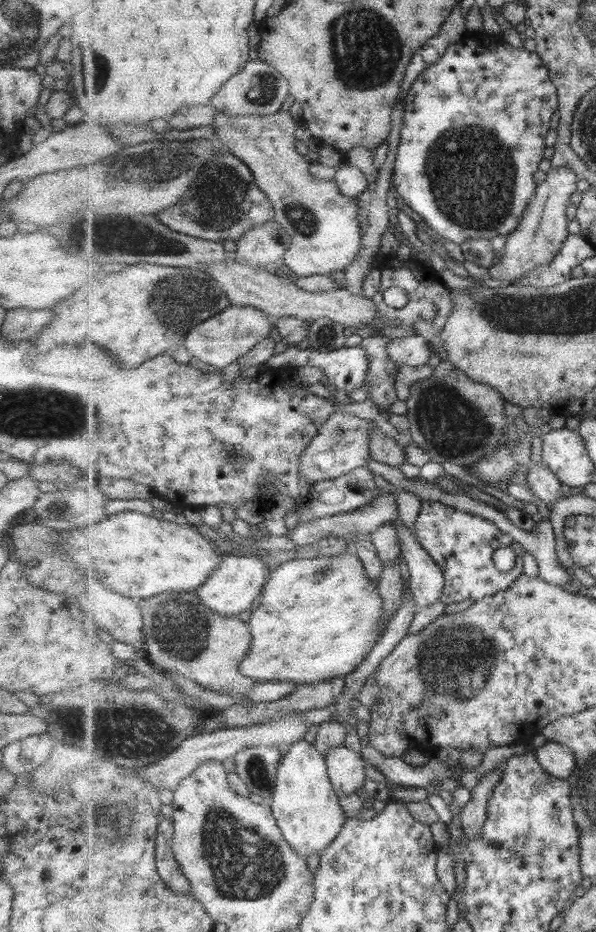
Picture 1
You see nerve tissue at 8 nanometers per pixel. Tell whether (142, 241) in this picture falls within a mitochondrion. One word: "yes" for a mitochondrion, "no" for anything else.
yes

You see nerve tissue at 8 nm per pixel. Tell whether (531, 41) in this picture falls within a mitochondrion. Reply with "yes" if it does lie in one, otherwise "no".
no

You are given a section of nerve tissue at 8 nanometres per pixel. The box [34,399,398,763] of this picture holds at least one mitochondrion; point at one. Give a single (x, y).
(126, 731)

